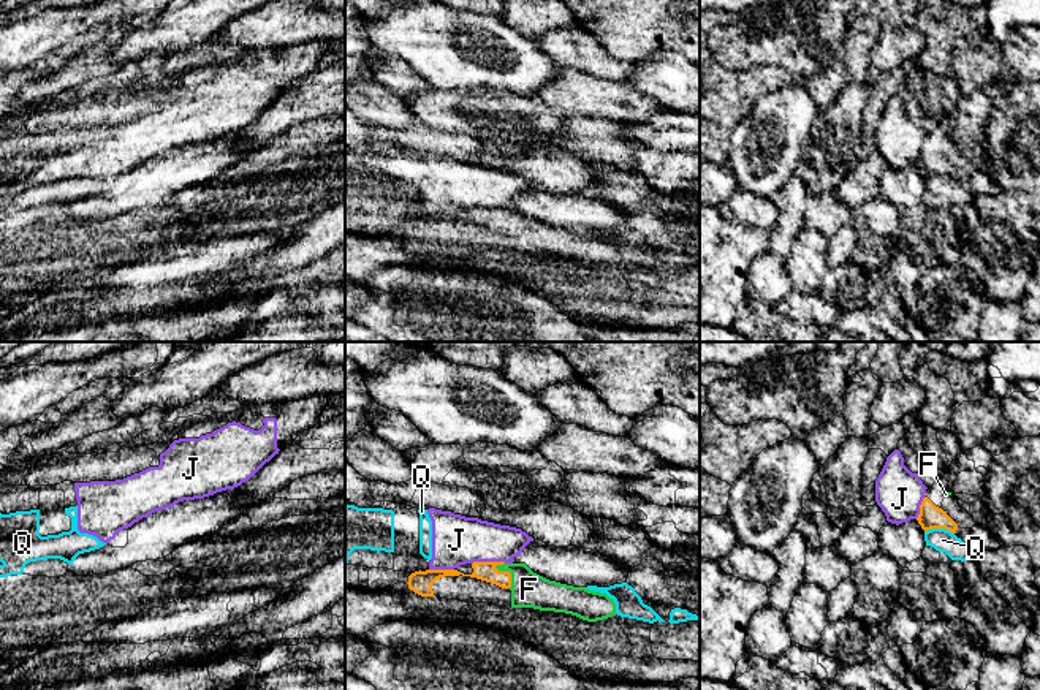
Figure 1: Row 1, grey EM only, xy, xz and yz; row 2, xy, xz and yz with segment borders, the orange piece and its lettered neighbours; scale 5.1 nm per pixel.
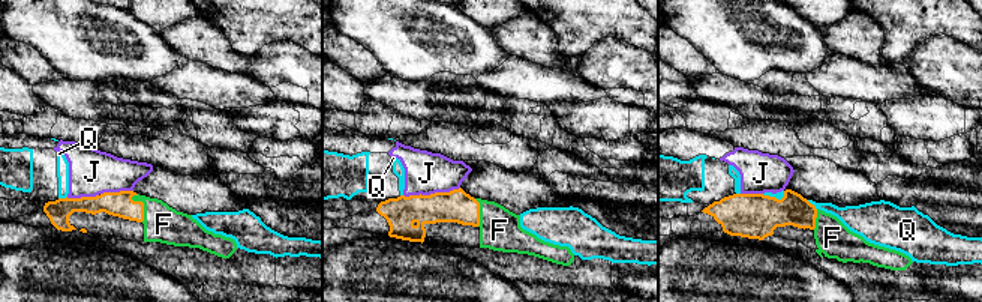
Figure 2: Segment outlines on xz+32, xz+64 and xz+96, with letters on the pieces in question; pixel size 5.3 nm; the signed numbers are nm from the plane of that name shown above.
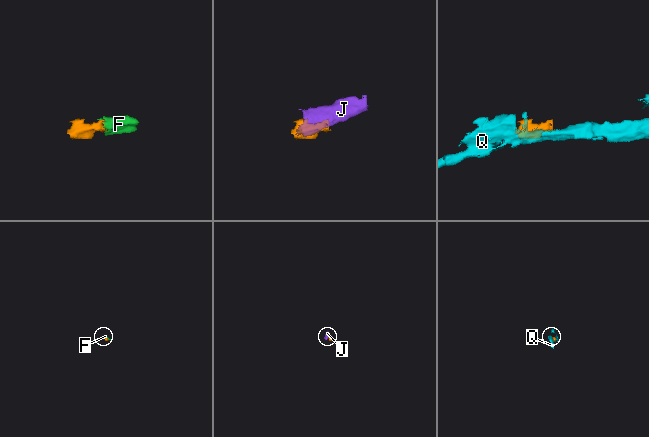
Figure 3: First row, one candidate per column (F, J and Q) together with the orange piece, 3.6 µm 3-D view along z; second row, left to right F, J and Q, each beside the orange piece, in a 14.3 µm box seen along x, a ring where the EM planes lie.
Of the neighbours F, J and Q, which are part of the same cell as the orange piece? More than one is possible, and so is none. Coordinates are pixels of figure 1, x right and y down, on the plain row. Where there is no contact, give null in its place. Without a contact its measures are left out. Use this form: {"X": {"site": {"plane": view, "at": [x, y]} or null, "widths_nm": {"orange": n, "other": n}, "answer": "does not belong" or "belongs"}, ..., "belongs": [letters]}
{"F": {"site": {"plane": "xz", "at": [508, 217]}, "widths_nm": {"orange": 100, "other": 180}, "answer": "belongs"}, "J": {"site": {"plane": "xz", "at": [488, 208]}, "widths_nm": {"orange": 100, "other": 260}, "answer": "does not belong"}, "Q": {"site": {"plane": "yz", "at": [939, 173]}, "widths_nm": {"orange": 120, "other": 120}, "answer": "does not belong"}, "belongs": ["F"]}

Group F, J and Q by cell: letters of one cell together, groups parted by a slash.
F / J Q

